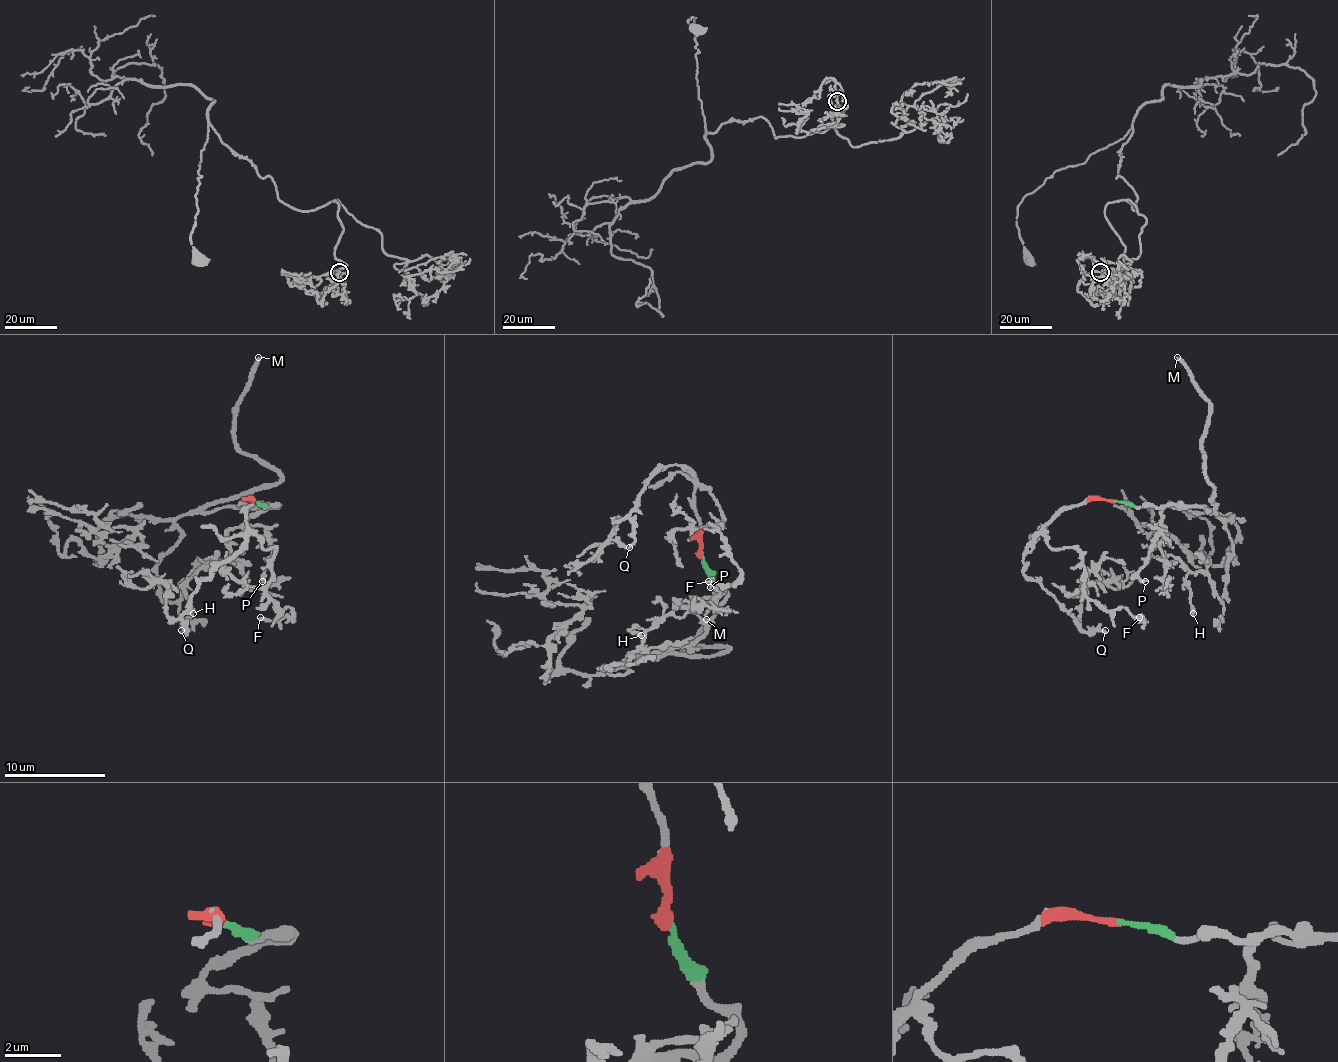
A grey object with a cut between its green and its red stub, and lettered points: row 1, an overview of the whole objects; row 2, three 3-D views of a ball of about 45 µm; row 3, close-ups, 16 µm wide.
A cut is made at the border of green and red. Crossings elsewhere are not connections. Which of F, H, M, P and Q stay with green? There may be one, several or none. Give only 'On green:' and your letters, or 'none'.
On green: H, M, P

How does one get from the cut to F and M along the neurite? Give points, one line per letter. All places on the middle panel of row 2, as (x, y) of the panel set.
F: (702, 555), (694, 492), (705, 487), (722, 517), (715, 527), (740, 573), (725, 585), (707, 580)
M: (702, 555), (722, 605), (672, 653), (727, 648), (689, 643), (684, 651), (707, 618)

